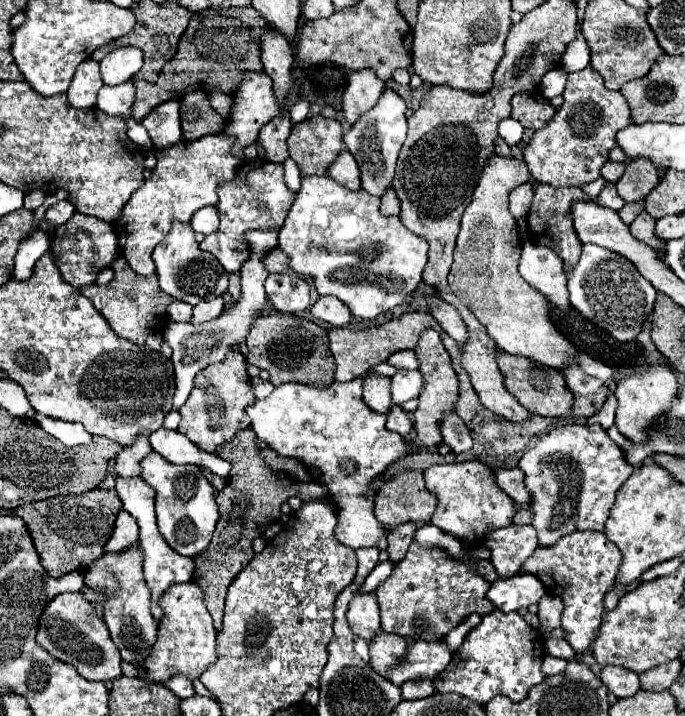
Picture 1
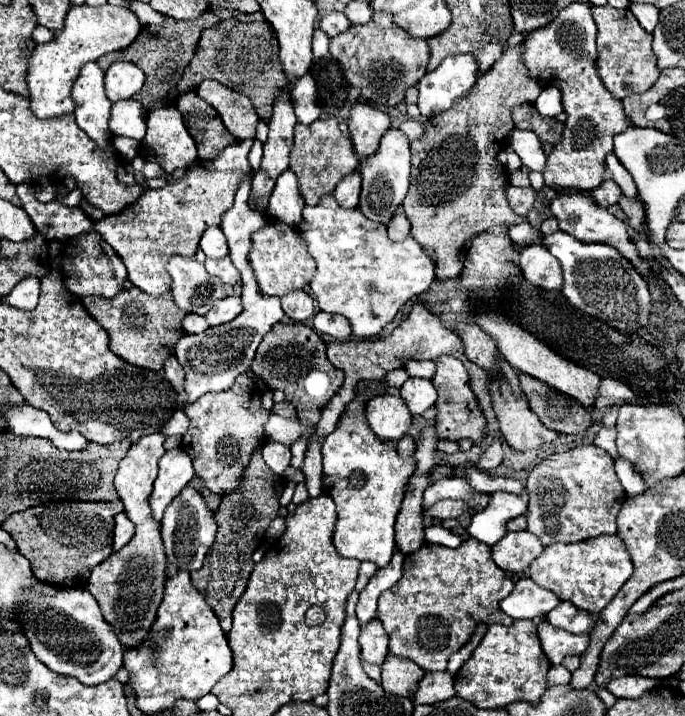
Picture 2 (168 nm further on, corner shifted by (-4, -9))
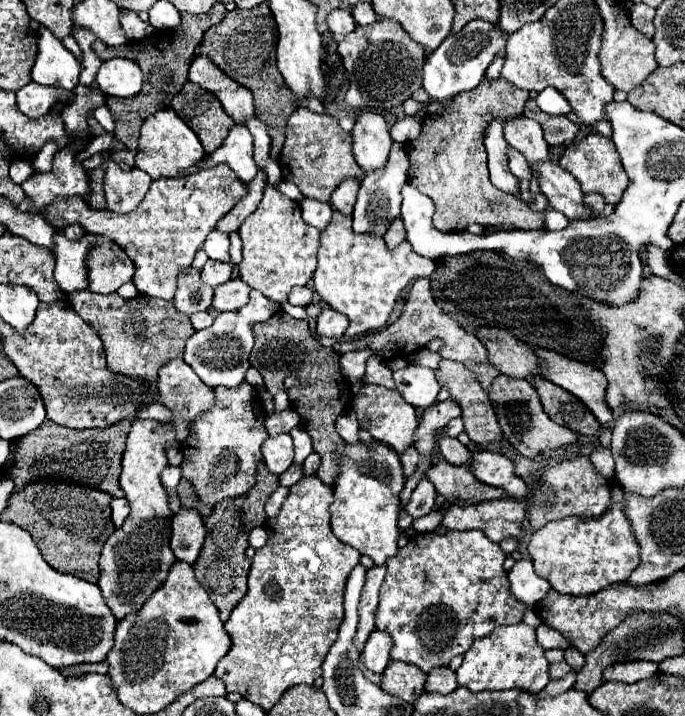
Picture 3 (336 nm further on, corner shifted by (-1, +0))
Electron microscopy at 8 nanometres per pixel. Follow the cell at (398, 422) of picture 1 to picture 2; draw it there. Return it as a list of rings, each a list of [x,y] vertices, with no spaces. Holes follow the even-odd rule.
[[[412,436],[402,438],[402,442],[398,442],[398,444],[396,444],[396,450],[398,450],[398,454],[400,454],[400,456],[410,458],[410,456],[414,454],[414,450],[416,450],[416,442],[414,442],[414,438],[412,438]]]

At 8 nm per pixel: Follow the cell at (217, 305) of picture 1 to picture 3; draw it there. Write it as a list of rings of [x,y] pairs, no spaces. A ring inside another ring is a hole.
[[[231,279],[215,289],[211,309],[215,313],[241,309],[249,301],[249,291],[251,291],[251,287],[247,283],[243,283],[241,279]]]

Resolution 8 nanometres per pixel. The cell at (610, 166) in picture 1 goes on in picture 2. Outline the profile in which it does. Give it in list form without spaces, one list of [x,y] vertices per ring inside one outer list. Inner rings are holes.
[[[604,180],[602,186],[598,186],[596,190],[590,192],[592,194],[592,200],[602,206],[602,208],[608,208],[612,204],[618,202],[618,198],[622,196],[622,190],[618,188],[618,184],[614,180]]]

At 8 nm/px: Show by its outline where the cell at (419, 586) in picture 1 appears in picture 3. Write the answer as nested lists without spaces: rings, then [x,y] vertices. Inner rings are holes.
[[[483,531],[419,533],[399,553],[387,559],[387,577],[379,591],[377,627],[391,633],[391,659],[413,663],[429,673],[433,667],[447,667],[455,655],[465,653],[477,637],[489,635],[499,625],[515,625],[523,619],[525,605],[509,593],[509,577],[503,567],[505,553],[489,541]]]

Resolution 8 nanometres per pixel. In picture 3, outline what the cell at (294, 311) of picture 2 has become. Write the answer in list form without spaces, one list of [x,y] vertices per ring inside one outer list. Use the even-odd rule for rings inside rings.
[[[295,287],[295,289],[291,289],[291,293],[289,293],[289,303],[291,303],[291,305],[307,307],[307,305],[311,305],[313,301],[315,301],[315,295],[313,295],[313,291],[311,291],[309,287]]]

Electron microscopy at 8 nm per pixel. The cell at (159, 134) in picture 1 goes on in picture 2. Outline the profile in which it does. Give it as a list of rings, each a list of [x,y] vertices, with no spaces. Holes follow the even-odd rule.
[[[164,106],[164,108],[152,110],[148,114],[146,126],[148,126],[148,130],[146,130],[144,142],[140,142],[140,156],[144,160],[160,164],[160,168],[166,174],[172,174],[178,168],[188,168],[190,164],[194,164],[198,160],[196,142],[188,134],[188,130],[184,126],[184,120],[182,120],[182,114],[174,106]]]

